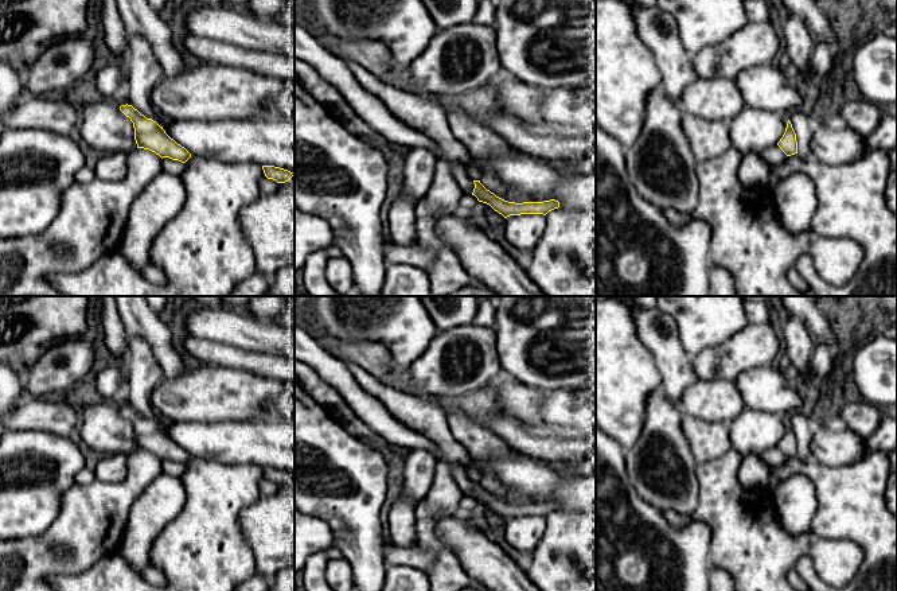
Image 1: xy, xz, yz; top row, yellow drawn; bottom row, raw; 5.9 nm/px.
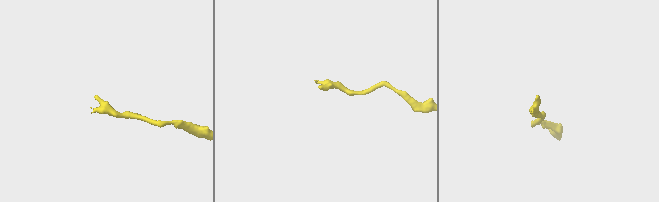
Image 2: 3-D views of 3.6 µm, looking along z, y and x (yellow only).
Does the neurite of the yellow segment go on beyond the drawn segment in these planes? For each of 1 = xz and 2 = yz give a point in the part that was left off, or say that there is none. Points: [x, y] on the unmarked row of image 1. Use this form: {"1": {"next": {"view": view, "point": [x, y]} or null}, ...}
{"1": {"next": null}, "2": {"next": null}}

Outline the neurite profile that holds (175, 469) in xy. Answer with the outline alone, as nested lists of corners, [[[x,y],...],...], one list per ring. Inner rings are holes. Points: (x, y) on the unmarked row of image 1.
[[[169,459],[161,460],[161,471],[173,477],[182,477],[186,471],[186,464],[172,462]]]

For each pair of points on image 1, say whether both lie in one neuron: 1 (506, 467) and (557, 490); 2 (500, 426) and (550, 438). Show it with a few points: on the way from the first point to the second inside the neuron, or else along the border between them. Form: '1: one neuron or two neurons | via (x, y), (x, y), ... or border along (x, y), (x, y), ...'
1: one neuron | via (518, 471), (545, 485)
2: one neuron | via (513, 431), (523, 438), (538, 438)

